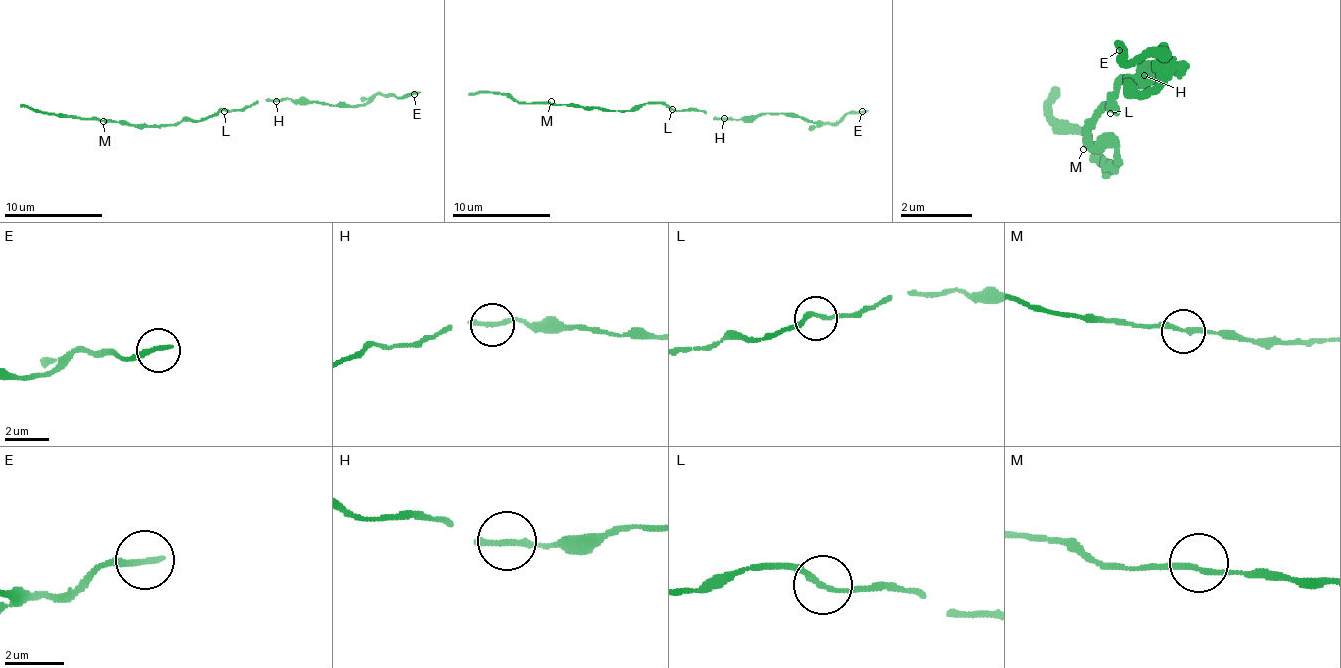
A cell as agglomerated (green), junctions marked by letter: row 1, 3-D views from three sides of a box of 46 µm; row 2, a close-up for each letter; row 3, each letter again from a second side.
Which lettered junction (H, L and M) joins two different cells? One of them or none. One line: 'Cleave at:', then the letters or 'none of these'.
Cleave at: none of these

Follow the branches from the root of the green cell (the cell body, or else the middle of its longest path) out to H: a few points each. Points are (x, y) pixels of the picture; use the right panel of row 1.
H: (1110, 104), (1119, 104), (1119, 86), (1137, 68), (1146, 77)

